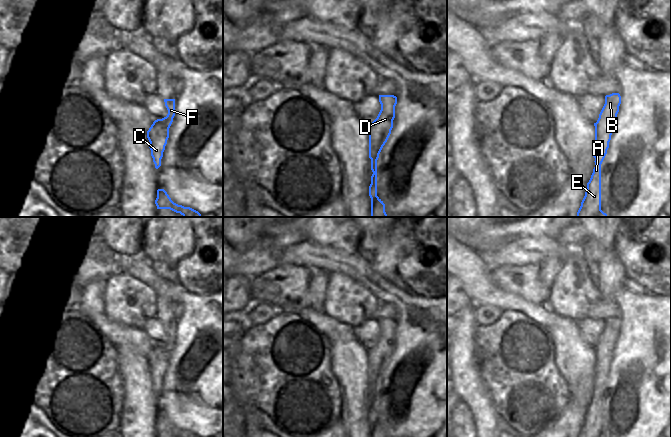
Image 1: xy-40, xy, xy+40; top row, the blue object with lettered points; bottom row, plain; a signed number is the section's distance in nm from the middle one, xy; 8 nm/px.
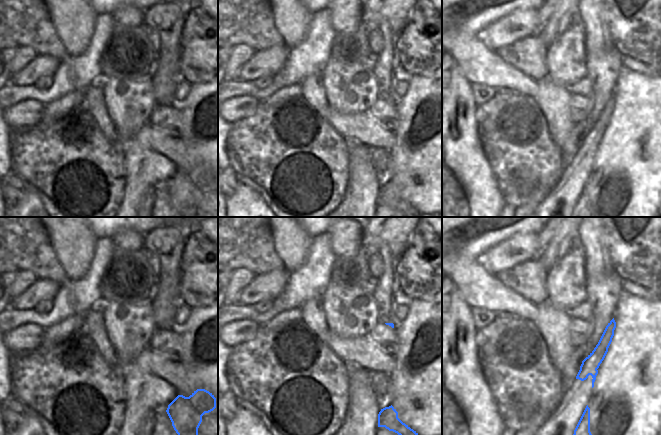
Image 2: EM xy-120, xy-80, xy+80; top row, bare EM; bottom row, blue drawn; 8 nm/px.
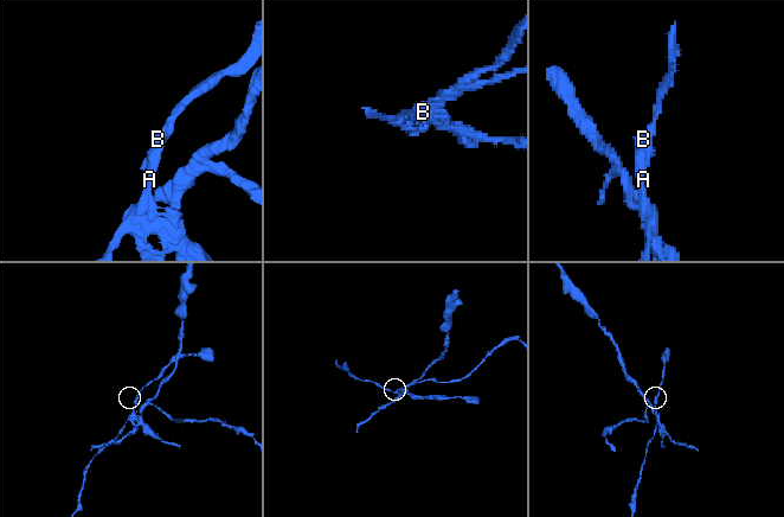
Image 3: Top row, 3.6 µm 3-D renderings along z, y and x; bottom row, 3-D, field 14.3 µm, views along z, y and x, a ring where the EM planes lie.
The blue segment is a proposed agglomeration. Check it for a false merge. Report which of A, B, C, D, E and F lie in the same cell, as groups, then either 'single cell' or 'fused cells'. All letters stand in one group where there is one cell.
A C E / B D F; fused cells

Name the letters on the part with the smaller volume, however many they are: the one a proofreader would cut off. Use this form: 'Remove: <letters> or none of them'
Remove: B, D, F

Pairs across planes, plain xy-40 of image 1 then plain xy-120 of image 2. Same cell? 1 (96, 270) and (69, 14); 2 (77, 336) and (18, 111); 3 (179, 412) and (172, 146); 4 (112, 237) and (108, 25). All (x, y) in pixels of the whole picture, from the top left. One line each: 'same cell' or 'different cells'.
1: different cells
2: different cells
3: different cells
4: different cells

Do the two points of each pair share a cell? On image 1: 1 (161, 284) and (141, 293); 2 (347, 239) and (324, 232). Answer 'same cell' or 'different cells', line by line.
1: different cells
2: same cell

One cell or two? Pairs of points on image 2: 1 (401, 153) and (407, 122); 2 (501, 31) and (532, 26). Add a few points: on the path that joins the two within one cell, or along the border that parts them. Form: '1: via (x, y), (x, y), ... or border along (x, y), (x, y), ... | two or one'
1: via (402, 145), (402, 137), (406, 130) | one
2: via (509, 28), (516, 25), (524, 25) | one

